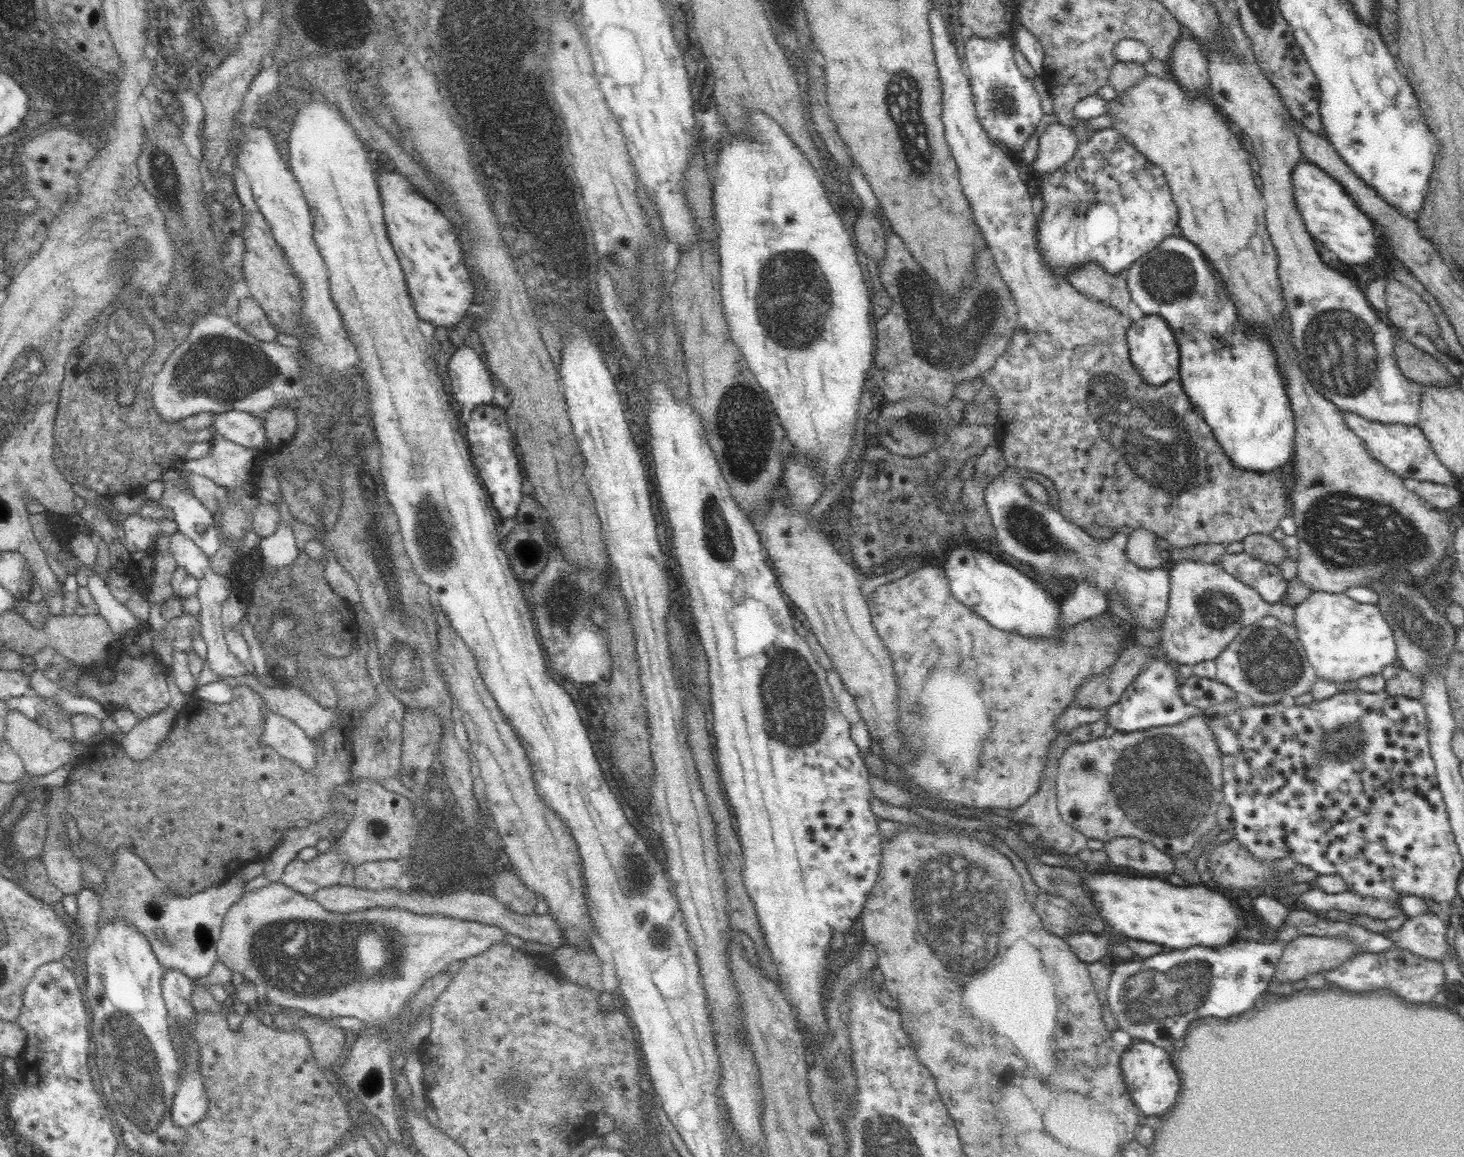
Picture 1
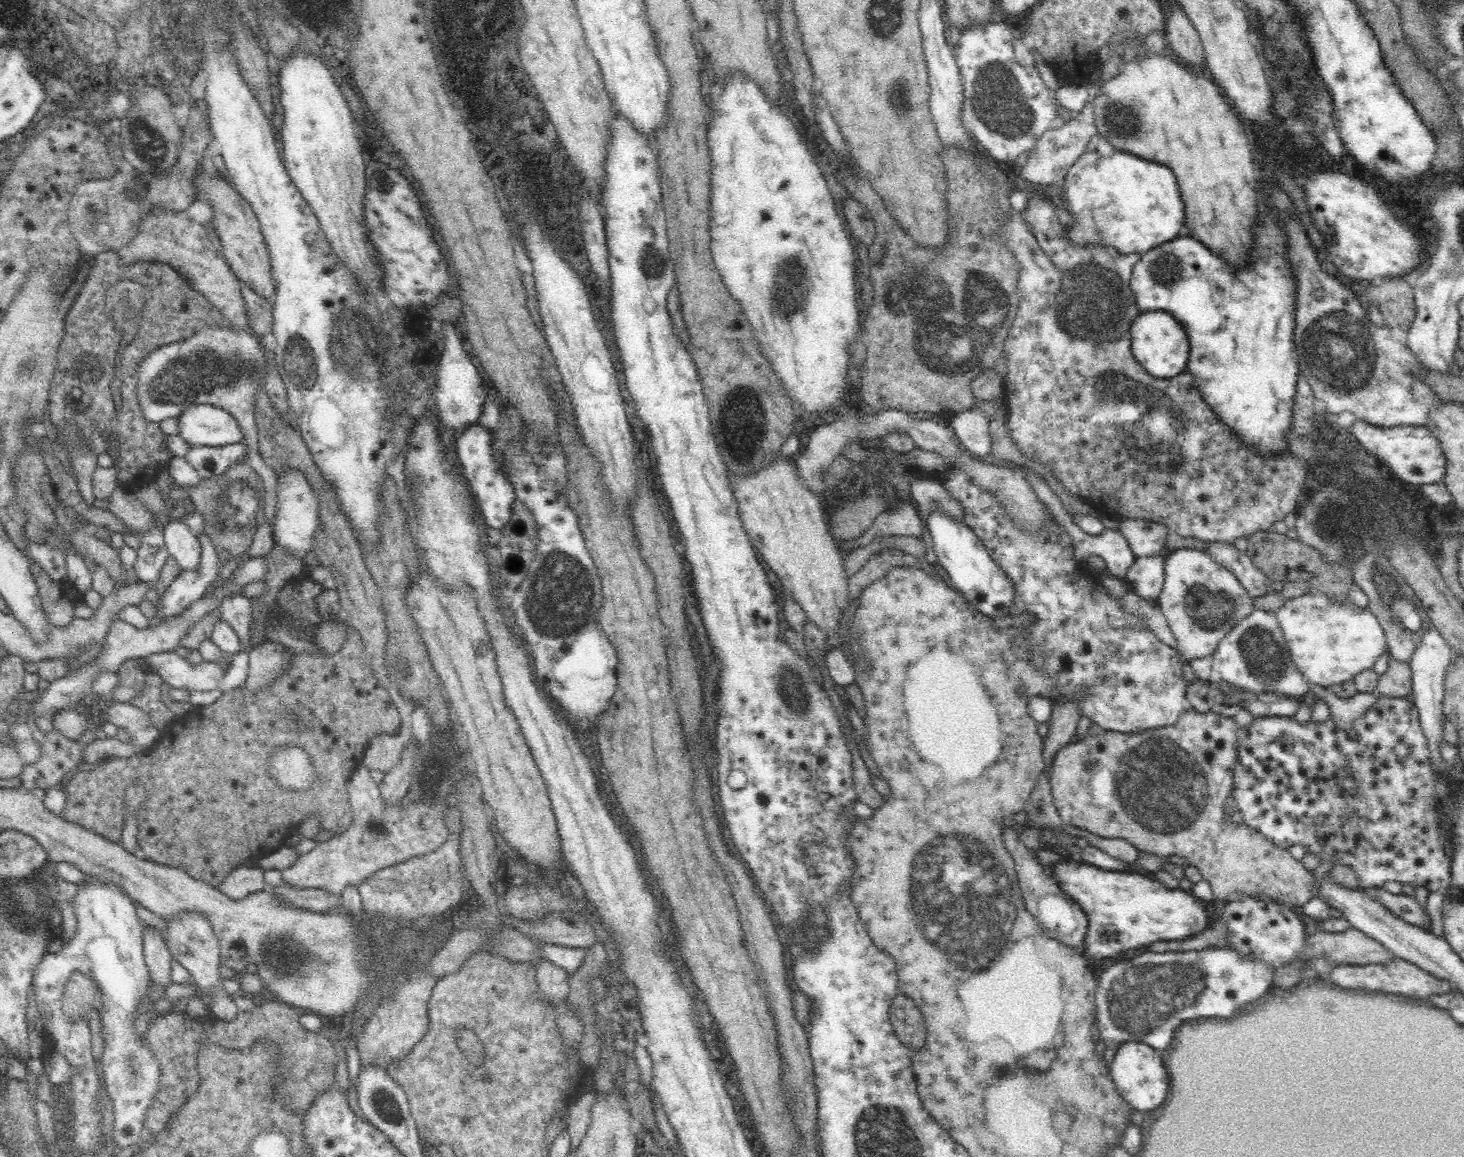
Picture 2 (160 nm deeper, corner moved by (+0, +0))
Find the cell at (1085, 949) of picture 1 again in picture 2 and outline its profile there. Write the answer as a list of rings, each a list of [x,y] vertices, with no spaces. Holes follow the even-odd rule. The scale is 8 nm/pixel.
[[[1077,857],[1053,865],[1053,874],[1060,888],[1087,914],[1086,949],[1083,954],[1093,965],[1094,962],[1102,962],[1102,958],[1112,958],[1118,952],[1136,946],[1152,946],[1157,940],[1184,940],[1196,936],[1212,925],[1206,913],[1208,903],[1180,887],[1167,888],[1157,879],[1126,871],[1107,871]]]

